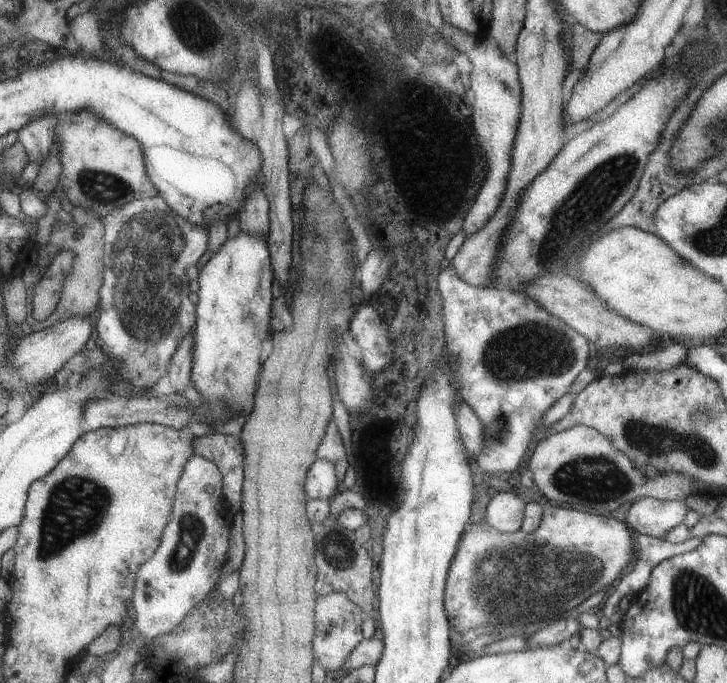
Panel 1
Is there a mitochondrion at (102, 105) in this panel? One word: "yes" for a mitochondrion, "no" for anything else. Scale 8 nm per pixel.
no

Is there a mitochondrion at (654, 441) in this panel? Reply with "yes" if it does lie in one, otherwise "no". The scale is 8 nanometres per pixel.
yes

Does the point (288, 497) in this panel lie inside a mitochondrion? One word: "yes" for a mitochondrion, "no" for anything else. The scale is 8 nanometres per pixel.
no

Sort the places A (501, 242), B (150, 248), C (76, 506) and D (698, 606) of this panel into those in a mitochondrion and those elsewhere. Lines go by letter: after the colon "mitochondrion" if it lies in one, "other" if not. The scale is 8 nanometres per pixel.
A: other
B: mitochondrion
C: mitochondrion
D: mitochondrion

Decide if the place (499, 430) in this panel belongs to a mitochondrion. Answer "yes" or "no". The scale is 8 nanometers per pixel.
yes

